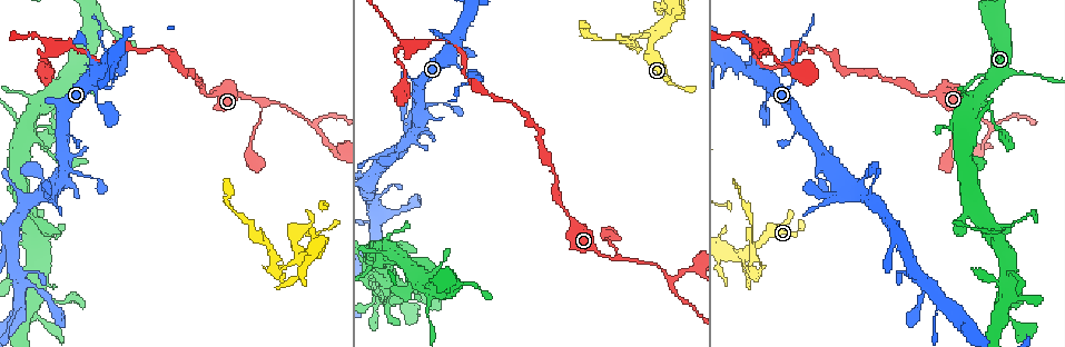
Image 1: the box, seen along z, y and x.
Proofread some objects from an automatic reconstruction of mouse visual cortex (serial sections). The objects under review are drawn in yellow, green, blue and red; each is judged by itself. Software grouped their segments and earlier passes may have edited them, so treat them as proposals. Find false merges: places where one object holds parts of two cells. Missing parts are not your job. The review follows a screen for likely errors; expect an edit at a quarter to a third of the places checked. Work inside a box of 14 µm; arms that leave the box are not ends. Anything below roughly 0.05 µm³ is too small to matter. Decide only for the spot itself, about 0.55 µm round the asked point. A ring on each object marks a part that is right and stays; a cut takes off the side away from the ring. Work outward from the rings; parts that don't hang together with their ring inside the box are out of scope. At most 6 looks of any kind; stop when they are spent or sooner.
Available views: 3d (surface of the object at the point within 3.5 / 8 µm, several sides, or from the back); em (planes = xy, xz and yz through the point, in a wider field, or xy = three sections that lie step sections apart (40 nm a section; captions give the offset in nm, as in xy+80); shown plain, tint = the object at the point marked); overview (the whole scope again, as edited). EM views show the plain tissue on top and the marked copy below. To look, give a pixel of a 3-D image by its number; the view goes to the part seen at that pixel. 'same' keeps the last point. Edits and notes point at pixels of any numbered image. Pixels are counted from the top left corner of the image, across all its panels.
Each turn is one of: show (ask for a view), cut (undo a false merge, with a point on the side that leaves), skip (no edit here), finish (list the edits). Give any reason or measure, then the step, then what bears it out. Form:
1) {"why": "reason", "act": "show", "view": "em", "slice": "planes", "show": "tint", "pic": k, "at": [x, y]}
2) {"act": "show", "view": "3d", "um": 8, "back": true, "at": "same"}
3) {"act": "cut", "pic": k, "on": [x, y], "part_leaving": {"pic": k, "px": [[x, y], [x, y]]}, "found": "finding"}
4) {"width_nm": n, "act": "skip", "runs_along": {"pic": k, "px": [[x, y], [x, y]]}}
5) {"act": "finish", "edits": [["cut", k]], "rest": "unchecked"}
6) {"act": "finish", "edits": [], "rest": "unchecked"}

{"why": "arms part here", "act": "show", "view": "3d", "um": 3.5, "pic": 1, "at": [262, 104]}

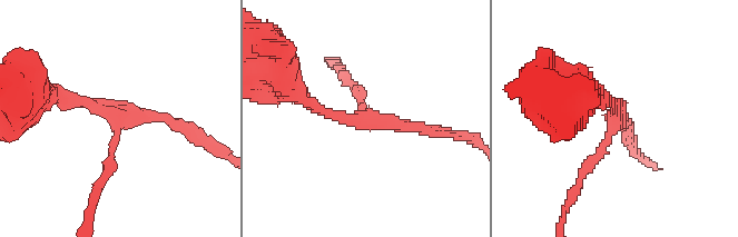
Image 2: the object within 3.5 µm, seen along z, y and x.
{"arms": 3, "arm_widths_nm": [150, 150, 200], "act": "show", "view": "em", "slice": "xy", "step": 2, "show": "tint", "pic": 2, "at": [611, 118]}

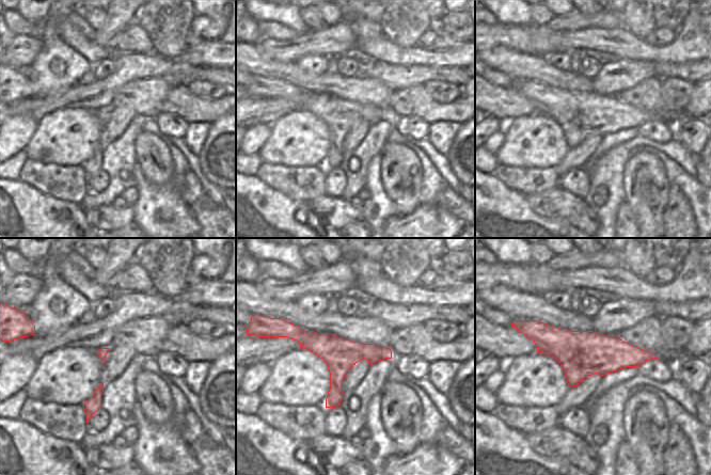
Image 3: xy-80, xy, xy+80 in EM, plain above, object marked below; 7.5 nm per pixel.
{"act": "skip", "runs_along": {"pic": 2, "px": [[301, 95], [338, 117], [438, 135]]}, "found": "all the same cell"}

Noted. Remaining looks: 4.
{"why": "three arms meet", "act": "show", "view": "3d", "um": 3.5, "pic": 1, "at": [992, 125]}

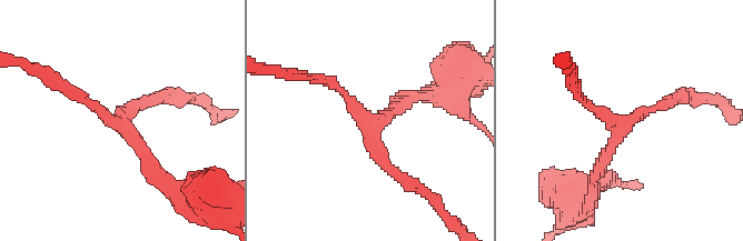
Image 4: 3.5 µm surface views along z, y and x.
{"act": "show", "view": "em", "slice": "xy", "step": 5, "show": "tint", "pic": 4, "at": [115, 124]}

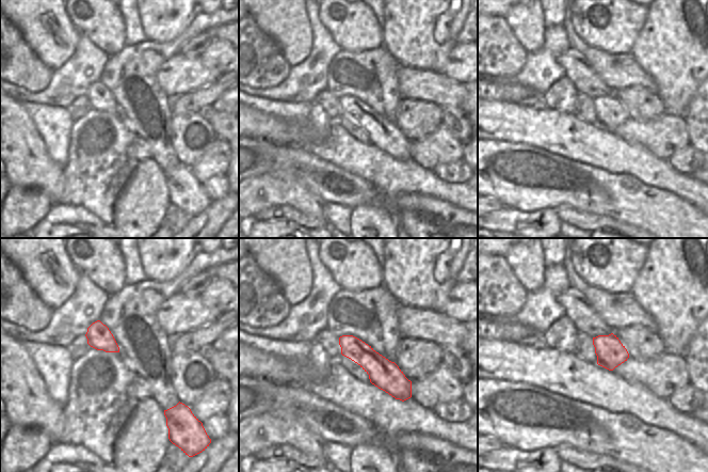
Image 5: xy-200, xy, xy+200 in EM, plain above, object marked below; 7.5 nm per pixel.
{"act": "skip", "runs_along": {"pic": 5, "px": [[341, 340], [363, 354], [408, 394]]}, "found": "one cell here"}

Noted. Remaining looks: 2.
{"why": "sharp bend", "act": "show", "view": "em", "slice": "planes", "show": "tint", "pic": 1, "at": [111, 88]}

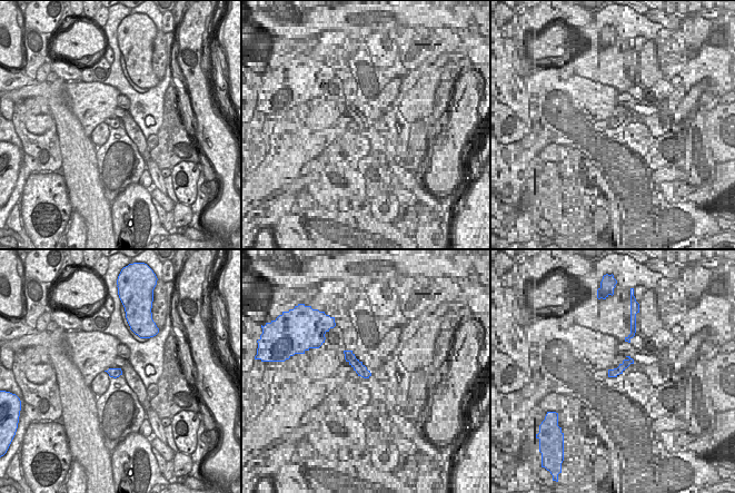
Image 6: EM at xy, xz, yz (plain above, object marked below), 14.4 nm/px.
{"act": "show", "view": "3d", "um": 3.5, "at": "same"}

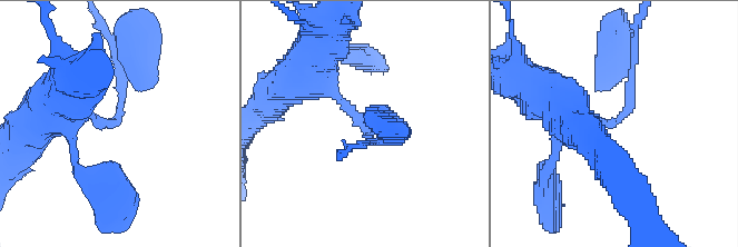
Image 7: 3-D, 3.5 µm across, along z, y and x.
{"width_nm": 140, "act": "cut", "pic": 7, "on": [626, 111], "part_leaving": {"pic": 7, "px": [[607, 125], [632, 98], [623, 57]]}, "found": "two cells meet here"}

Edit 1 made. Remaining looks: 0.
{"act": "finish", "edits": [["cut", 7]], "rest": "unchecked"}

